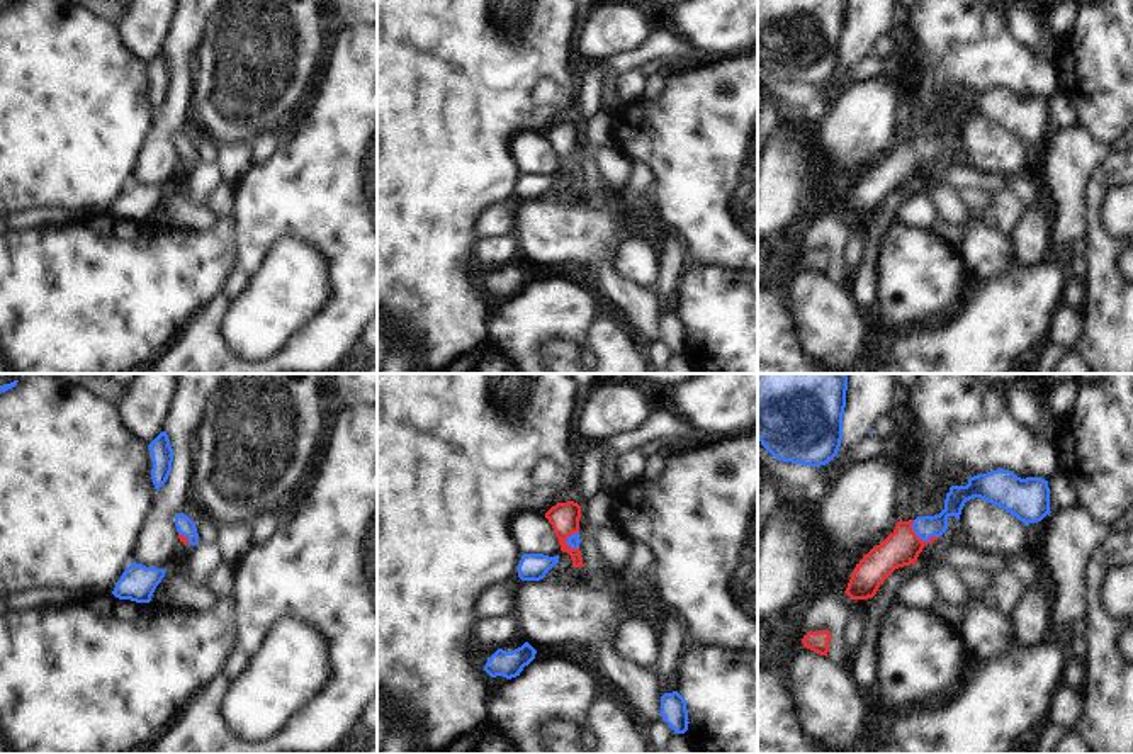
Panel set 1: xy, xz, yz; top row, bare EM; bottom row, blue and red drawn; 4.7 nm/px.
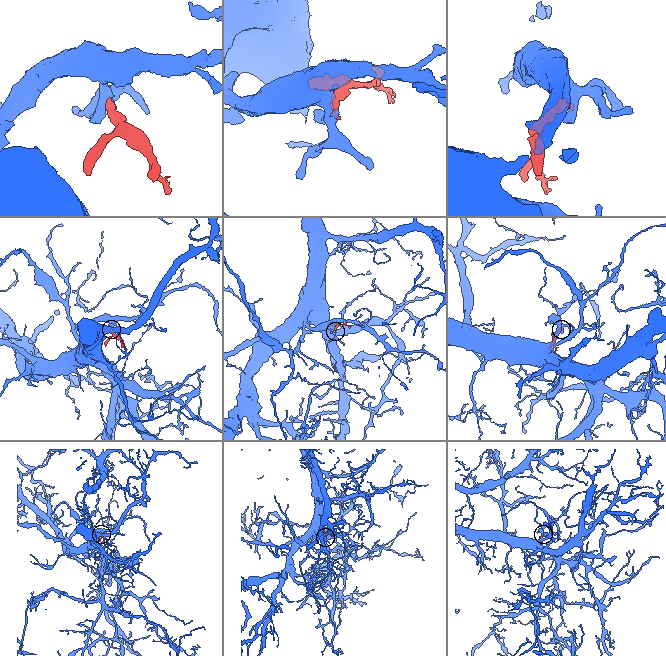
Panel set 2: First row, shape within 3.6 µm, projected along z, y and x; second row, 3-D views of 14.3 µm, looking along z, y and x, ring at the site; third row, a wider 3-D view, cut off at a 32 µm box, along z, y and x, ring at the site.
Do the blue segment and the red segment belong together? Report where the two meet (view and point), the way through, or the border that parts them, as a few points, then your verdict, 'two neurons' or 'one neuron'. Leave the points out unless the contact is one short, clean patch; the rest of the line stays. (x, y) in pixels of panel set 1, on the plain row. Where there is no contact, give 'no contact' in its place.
meets blue in yz at (921, 158); runs through yz (924, 146), (921, 158), (911, 158), (902, 167); one neuron

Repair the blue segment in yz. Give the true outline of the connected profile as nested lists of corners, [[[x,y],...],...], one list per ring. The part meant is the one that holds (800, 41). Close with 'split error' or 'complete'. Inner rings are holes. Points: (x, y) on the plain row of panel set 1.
[[[758,0],[758,59],[783,82],[820,87],[841,66],[848,0]]]; complete

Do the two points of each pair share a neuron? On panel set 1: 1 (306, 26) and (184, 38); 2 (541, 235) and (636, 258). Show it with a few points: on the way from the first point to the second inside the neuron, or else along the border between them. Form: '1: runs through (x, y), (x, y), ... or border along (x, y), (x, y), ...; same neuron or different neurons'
1: border along (211, 17), (197, 50), (194, 75); different neurons
2: border along (634, 235), (619, 248), (615, 267), (641, 286); different neurons

